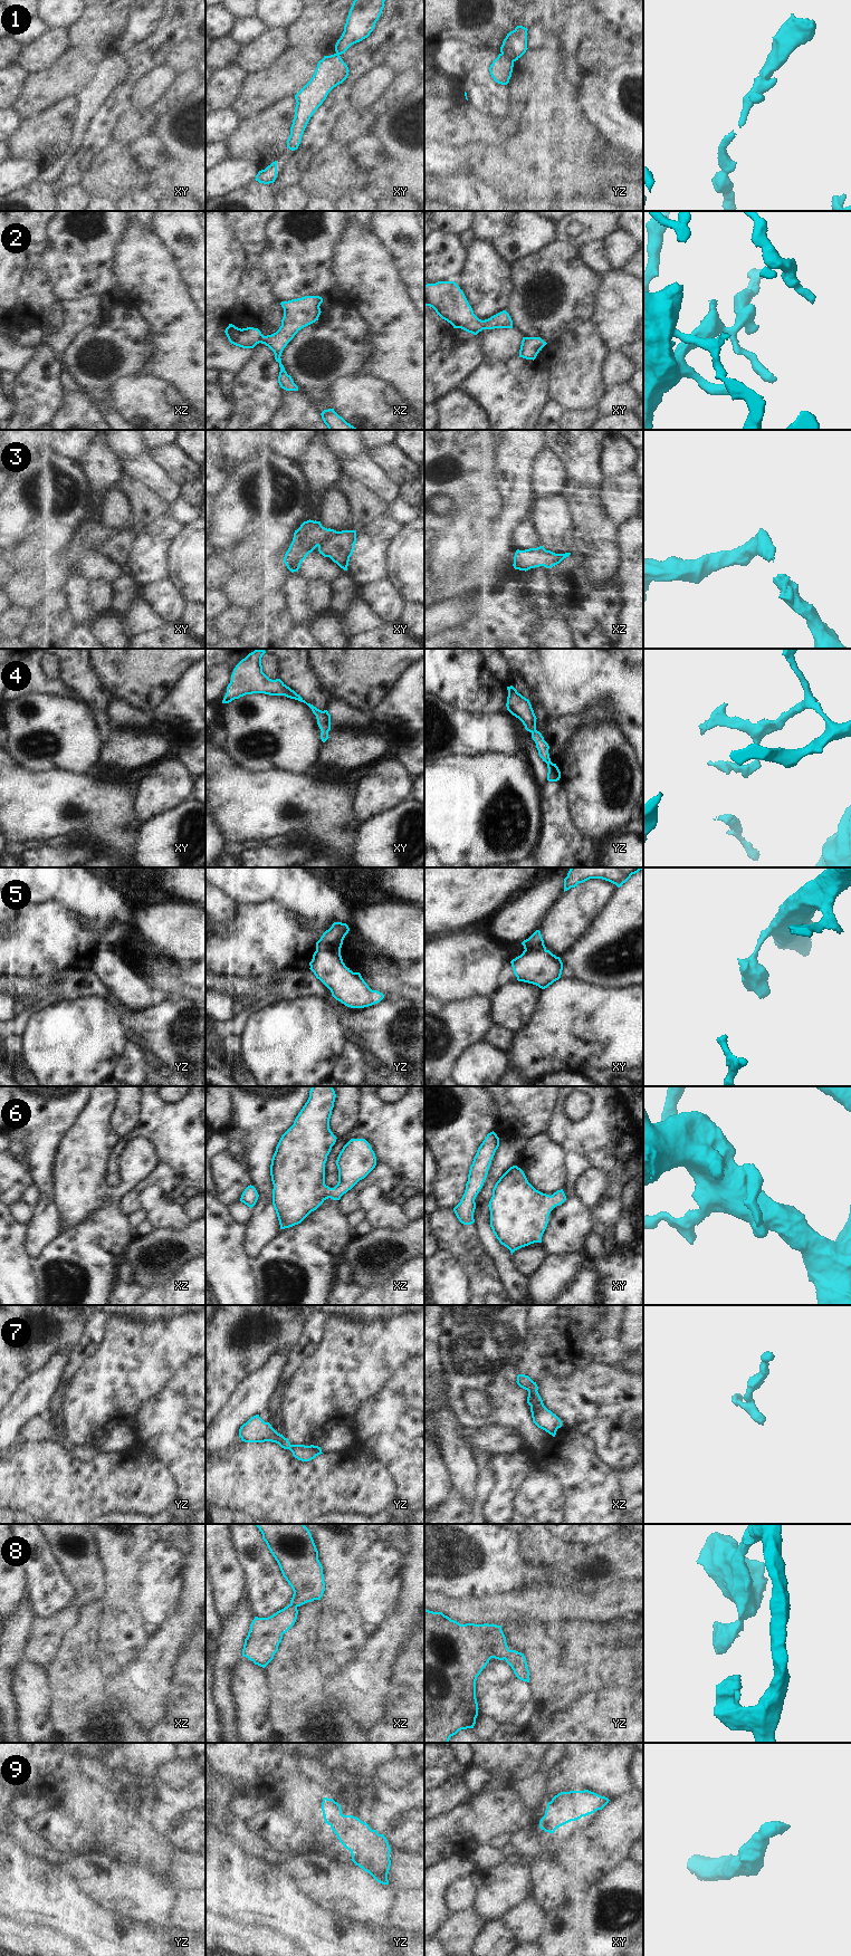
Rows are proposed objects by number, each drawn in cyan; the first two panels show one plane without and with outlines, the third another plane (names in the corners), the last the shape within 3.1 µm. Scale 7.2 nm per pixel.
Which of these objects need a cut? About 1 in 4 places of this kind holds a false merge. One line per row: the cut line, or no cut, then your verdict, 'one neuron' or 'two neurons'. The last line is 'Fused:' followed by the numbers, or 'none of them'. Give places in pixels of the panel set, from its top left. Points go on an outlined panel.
1: yz (502, 53), (513, 61) | two neurons
2: no cut | one neuron
3: no cut | one neuron
4: no cut | one neuron
5: yz (340, 949), (321, 949), (316, 951) | two neurons
6: no cut | one neuron
7: no cut | one neuron
8: no cut | one neuron
9: no cut | one neuron
Fused: 1, 5

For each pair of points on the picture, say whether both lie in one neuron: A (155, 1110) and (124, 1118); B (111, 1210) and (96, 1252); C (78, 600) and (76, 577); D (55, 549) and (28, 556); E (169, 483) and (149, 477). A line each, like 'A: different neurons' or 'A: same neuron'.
A: different neurons
B: same neuron
C: same neuron
D: same neuron
E: same neuron

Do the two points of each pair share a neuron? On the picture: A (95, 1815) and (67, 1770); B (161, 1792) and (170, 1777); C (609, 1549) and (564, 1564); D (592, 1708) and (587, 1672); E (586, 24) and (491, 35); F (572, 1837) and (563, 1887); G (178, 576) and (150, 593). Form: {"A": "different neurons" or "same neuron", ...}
{"A": "same neuron", "B": "different neurons", "C": "same neuron", "D": "different neurons", "E": "same neuron", "F": "different neurons", "G": "different neurons"}

